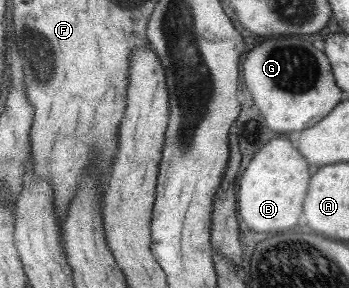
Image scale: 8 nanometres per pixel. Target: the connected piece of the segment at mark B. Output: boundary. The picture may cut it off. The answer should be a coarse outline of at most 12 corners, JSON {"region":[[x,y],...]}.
{"region":[[286,139],[238,181],[238,215],[258,233],[294,227],[310,179]]}

